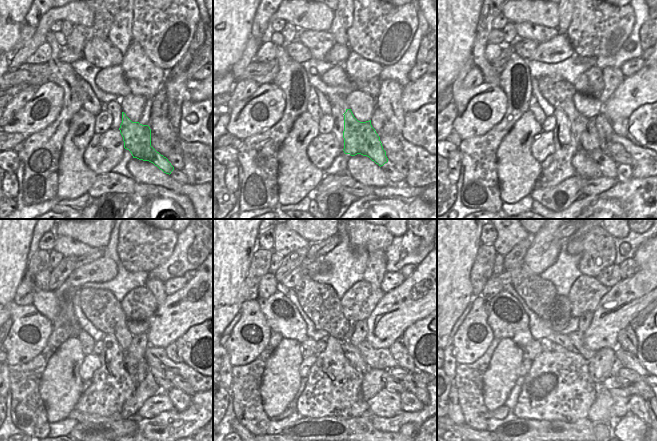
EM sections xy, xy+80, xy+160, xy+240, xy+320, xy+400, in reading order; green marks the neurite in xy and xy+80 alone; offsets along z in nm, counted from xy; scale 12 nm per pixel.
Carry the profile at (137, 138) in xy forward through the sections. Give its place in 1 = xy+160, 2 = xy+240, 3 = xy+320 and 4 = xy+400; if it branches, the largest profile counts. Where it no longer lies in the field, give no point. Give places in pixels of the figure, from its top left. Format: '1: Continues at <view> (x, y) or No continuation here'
1: Continues at xy+160 (584, 133)
2: Continues at xy+240 (134, 347)
3: Continues at xy+320 (359, 331)
4: Continues at xy+400 (585, 319)

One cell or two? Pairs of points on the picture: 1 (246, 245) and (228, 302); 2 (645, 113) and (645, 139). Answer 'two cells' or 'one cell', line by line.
1: one cell
2: one cell

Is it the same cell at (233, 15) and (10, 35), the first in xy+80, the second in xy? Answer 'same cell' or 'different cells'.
same cell

